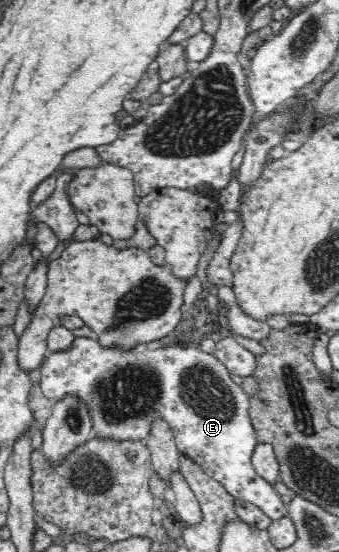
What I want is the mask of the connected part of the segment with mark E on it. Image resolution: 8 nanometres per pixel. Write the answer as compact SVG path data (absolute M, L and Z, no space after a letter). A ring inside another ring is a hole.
M79 336L74 337L64 349L48 351L40 360L38 369L39 388L47 398L56 401L67 393L75 393L83 398L89 405L94 422L93 434L97 437L146 440L151 430L151 421L155 417L161 417L170 425L181 454L219 481L231 496L255 504L272 521L288 517L288 505L281 501L275 487L257 474L251 462L258 440L249 416L248 395L233 382L228 368L214 355L191 346L183 348L181 345L168 343L157 346L139 344L133 350L120 352L118 348L103 348L97 340Z

